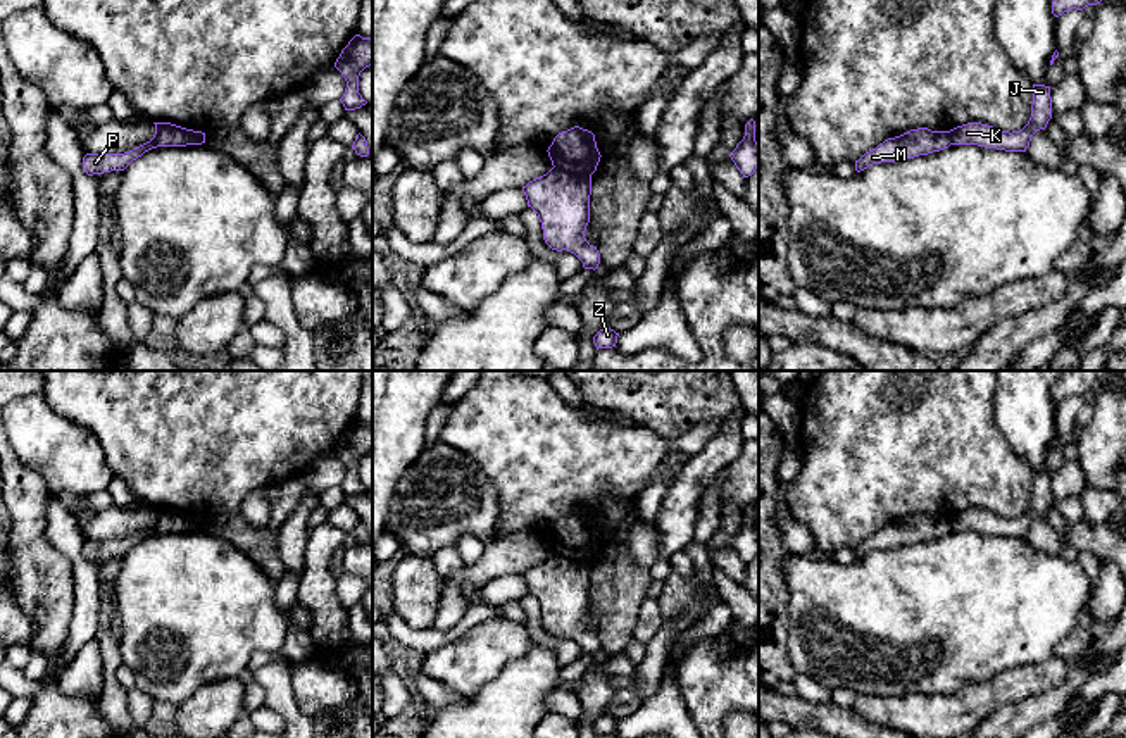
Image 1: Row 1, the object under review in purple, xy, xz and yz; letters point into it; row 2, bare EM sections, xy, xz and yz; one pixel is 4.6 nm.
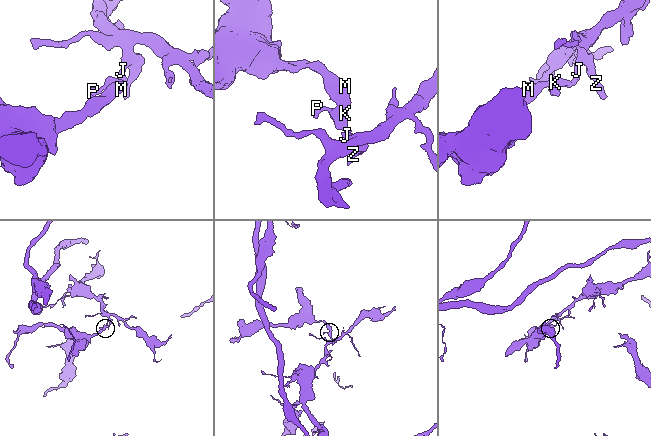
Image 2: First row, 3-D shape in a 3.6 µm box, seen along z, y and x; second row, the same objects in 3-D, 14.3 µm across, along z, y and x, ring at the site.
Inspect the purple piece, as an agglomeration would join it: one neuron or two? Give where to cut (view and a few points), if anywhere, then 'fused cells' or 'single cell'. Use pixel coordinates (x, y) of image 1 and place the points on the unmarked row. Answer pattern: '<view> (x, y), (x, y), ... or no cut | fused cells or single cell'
xz (554, 552), (590, 562) | fused cells

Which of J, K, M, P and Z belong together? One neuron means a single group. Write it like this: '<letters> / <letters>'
J K P Z / M

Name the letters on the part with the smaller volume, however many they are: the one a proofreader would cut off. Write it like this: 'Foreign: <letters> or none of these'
Foreign: M

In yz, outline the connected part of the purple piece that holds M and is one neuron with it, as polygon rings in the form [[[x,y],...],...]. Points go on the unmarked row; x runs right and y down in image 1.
[[[928,514],[910,516],[900,522],[888,524],[876,535],[866,538],[855,547],[855,557],[860,559],[873,550],[928,541],[948,535],[950,531],[948,517],[931,517]]]

